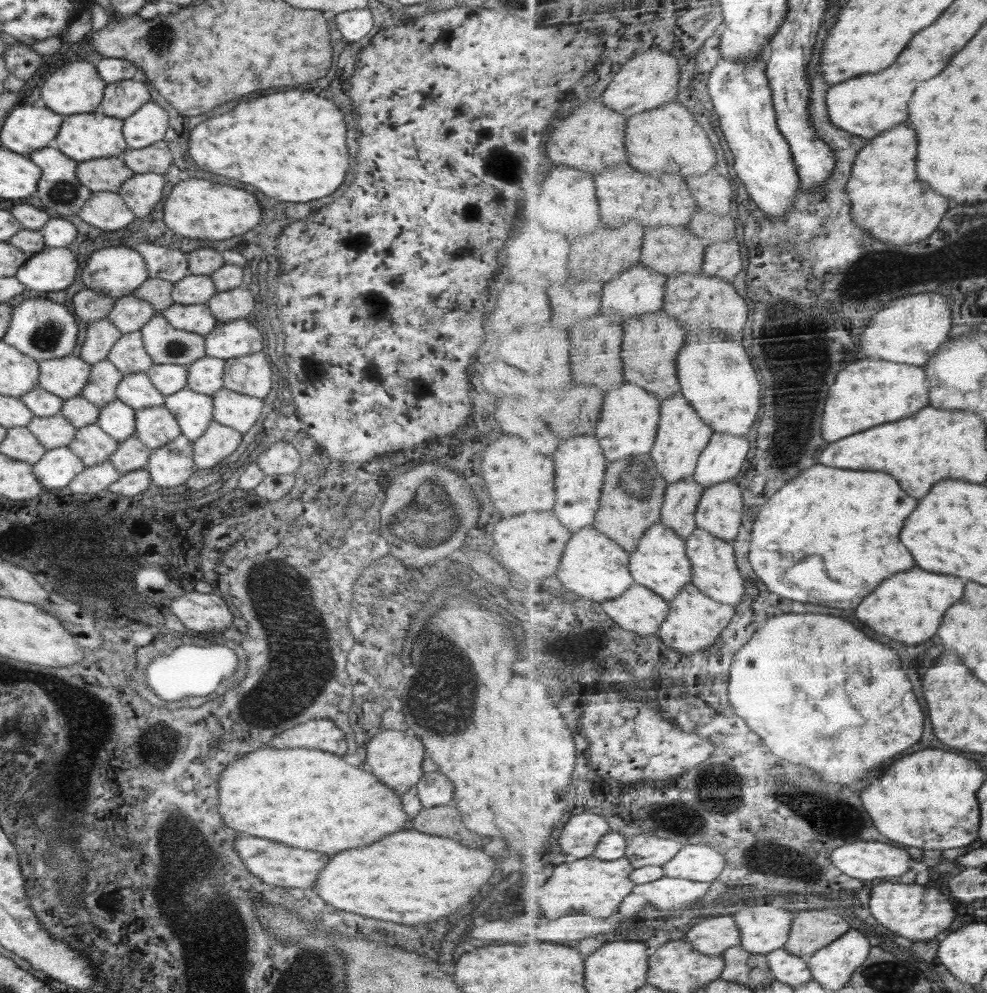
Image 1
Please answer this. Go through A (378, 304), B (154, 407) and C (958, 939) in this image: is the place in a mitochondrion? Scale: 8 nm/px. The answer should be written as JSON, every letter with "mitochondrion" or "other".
{"A":"other","B":"other","C":"other"}

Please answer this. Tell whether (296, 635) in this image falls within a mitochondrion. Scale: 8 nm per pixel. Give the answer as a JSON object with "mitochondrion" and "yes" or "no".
{"mitochondrion":"yes"}

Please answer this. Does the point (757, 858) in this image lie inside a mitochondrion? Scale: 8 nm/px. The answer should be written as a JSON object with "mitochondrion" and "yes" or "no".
{"mitochondrion":"yes"}

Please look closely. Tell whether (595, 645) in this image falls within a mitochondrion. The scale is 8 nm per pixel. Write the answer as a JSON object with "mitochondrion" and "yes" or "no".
{"mitochondrion":"no"}

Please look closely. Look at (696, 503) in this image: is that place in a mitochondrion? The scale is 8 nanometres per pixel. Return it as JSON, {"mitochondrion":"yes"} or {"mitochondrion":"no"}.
{"mitochondrion":"no"}

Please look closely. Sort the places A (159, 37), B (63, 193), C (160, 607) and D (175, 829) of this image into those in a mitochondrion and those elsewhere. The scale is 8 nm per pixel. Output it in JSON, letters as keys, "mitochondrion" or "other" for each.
{"A":"mitochondrion","B":"mitochondrion","C":"other","D":"mitochondrion"}

